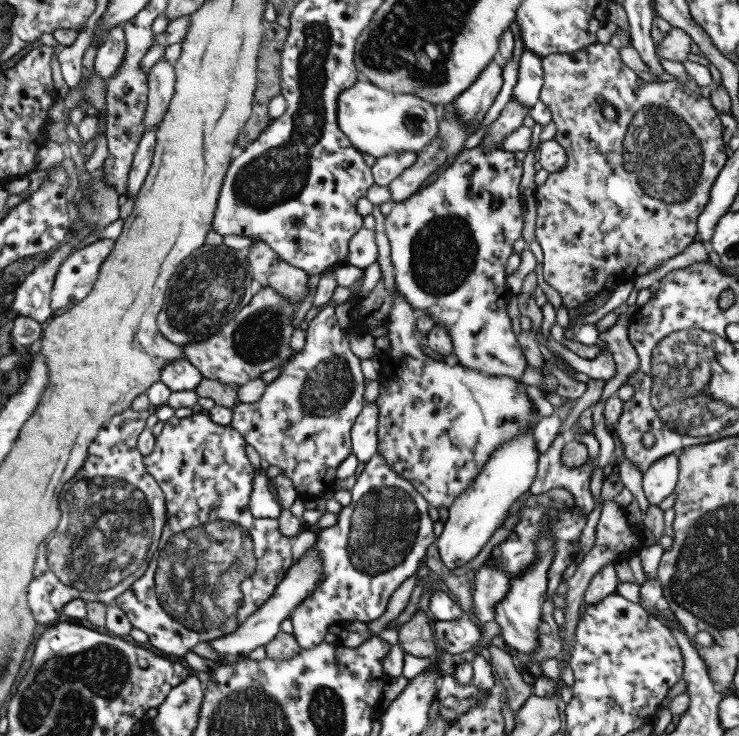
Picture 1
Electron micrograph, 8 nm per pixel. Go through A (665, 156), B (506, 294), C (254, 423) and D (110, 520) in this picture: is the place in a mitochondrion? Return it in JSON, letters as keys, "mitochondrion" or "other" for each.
{"A":"mitochondrion","B":"other","C":"other","D":"mitochondrion"}

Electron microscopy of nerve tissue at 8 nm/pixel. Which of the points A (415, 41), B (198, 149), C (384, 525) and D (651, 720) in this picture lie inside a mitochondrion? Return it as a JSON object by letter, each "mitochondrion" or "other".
{"A":"mitochondrion","B":"other","C":"mitochondrion","D":"other"}

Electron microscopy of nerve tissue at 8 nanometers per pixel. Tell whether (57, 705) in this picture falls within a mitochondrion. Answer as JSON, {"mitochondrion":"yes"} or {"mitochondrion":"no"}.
{"mitochondrion":"yes"}

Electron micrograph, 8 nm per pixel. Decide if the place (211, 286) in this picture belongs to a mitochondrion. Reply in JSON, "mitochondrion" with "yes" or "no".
{"mitochondrion":"yes"}

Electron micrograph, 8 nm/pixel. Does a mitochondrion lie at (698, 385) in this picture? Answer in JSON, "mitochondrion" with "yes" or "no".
{"mitochondrion":"yes"}

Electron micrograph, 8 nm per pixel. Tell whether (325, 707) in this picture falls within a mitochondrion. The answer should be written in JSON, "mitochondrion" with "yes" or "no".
{"mitochondrion":"yes"}

